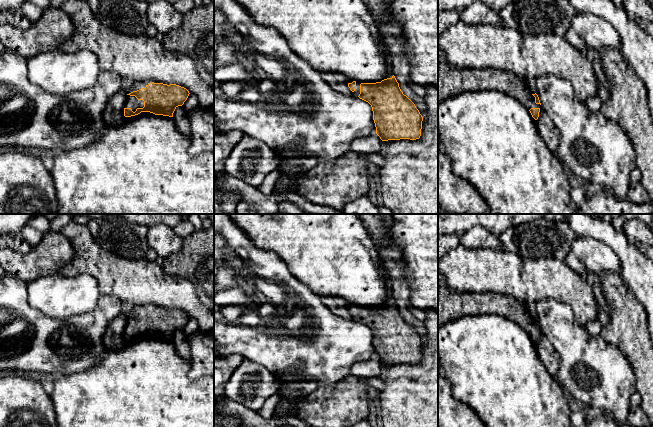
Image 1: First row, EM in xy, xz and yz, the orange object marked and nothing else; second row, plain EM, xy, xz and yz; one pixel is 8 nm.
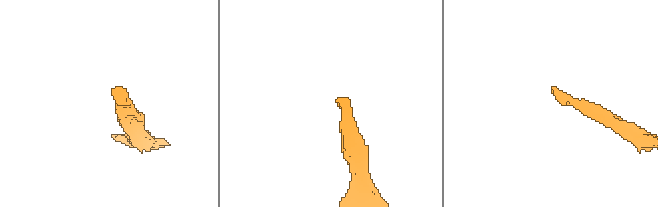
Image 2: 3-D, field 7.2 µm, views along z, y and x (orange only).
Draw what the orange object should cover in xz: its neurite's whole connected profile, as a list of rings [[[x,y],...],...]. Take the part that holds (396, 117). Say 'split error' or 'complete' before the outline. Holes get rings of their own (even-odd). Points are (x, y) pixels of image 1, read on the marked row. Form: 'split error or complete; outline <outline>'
split error; outline [[[384,42],[383,47],[389,77],[376,83],[347,80],[348,87],[354,96],[371,105],[376,134],[382,141],[419,139],[423,117],[415,104],[401,91],[392,74],[390,52]]]

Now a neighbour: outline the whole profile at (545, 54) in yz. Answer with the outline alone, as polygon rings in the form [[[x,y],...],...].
[[[460,21],[441,33],[438,37],[438,47],[443,51],[442,60],[457,68],[495,68],[505,70],[523,77],[527,84],[532,84],[537,78],[544,75],[553,75],[567,80],[572,85],[575,98],[580,102],[586,102],[589,97],[598,94],[599,79],[591,62],[572,46],[565,37],[557,34],[534,35],[525,33],[522,35],[517,30],[500,23],[496,25],[468,25]]]

